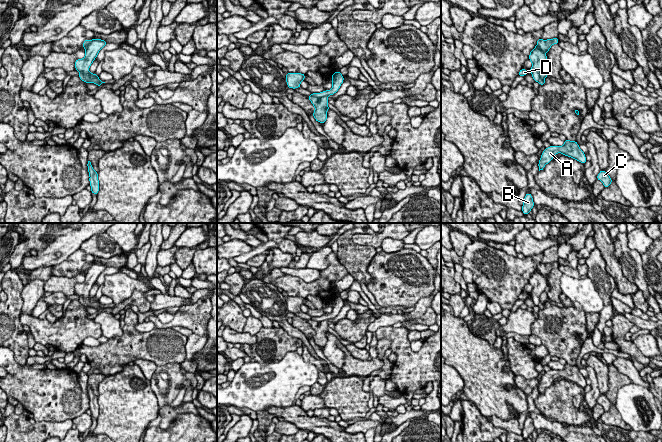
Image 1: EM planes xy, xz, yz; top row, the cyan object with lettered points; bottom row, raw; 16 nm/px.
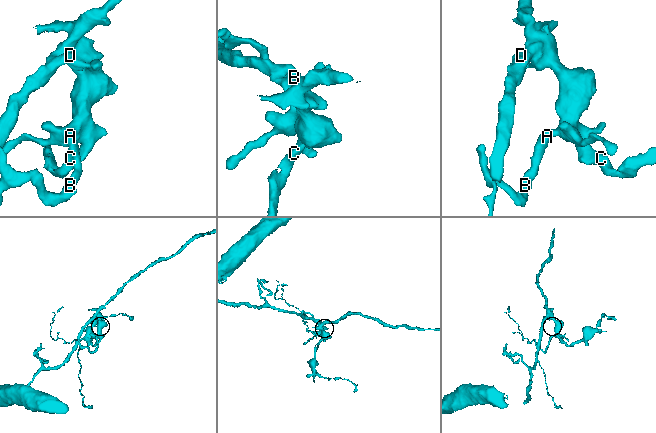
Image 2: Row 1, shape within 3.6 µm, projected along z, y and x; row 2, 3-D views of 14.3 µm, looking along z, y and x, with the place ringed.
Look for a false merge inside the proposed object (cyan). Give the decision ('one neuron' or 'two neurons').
two neurons

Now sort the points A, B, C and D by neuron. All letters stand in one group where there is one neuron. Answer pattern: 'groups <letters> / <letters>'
groups A B C / D

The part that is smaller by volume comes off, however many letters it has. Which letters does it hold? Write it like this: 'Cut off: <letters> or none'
Cut off: A, B, C

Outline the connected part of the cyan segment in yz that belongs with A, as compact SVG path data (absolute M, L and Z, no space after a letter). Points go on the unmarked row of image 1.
M566 363L563 370L551 369L550 371L545 372L538 387L539 395L543 394L545 389L550 387L553 381L558 377L571 381L582 388L586 387L587 385L585 377L580 373L578 367L576 365Z

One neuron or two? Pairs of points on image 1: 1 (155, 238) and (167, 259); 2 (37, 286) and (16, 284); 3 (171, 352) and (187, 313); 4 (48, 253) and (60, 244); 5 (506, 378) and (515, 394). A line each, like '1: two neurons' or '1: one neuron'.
1: two neurons
2: two neurons
3: two neurons
4: one neuron
5: one neuron

